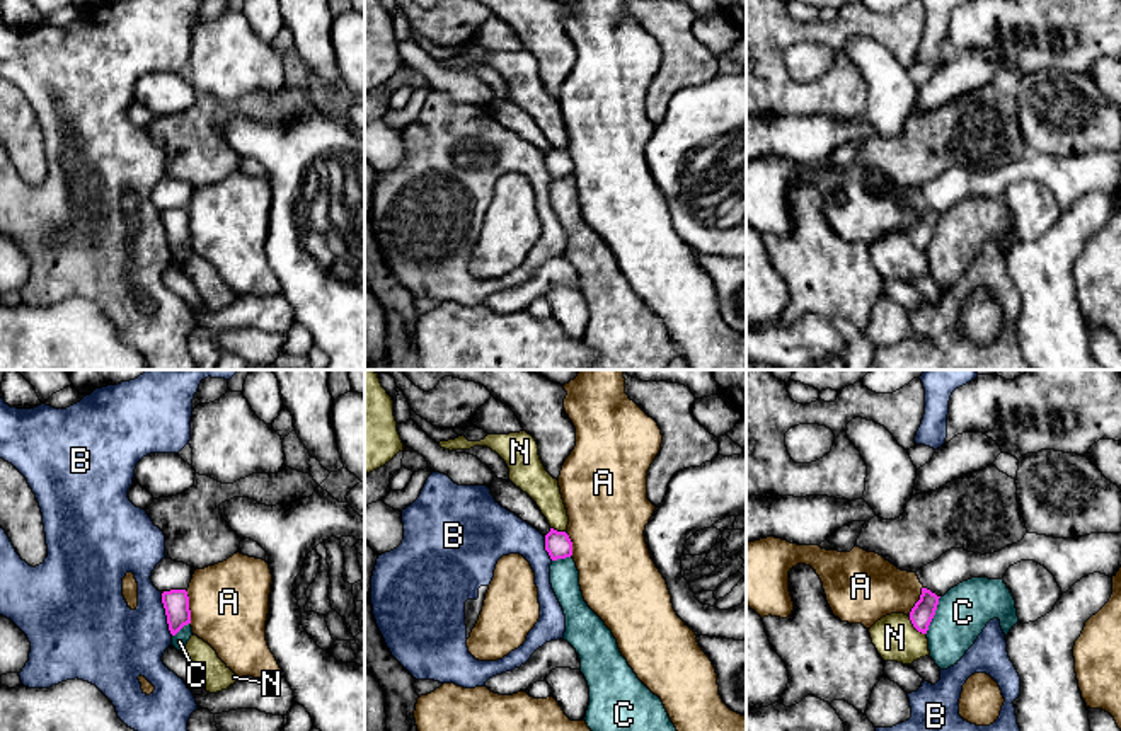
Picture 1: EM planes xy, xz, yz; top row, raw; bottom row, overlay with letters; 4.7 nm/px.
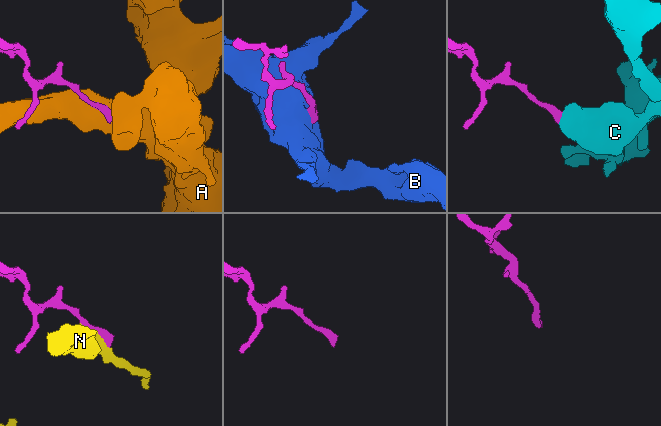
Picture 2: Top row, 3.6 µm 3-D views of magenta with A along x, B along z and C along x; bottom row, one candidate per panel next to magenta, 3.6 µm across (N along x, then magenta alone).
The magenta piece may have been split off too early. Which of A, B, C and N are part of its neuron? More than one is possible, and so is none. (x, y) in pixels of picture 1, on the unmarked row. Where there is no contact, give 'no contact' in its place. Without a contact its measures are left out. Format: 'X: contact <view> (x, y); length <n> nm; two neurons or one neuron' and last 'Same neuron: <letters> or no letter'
A: contact xy (188, 225); length 150 nm; two neurons
B: contact xy (166, 232); length 200 nm; two neurons
C: contact yz (934, 232); length 190 nm; two neurons
N: contact yz (915, 246); length 120 nm; two neurons
Same neuron: no letter

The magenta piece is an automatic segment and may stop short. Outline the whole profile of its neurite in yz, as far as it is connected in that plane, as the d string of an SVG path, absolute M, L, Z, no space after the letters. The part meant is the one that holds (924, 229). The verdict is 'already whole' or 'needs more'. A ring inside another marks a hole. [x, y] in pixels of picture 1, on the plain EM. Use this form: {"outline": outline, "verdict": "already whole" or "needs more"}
{"outline": "M922 206L920 218L915 222L915 225L910 230L910 239L918 250L927 252L928 244L939 223L939 216L940 215L937 215L930 208Z", "verdict": "already whole"}

